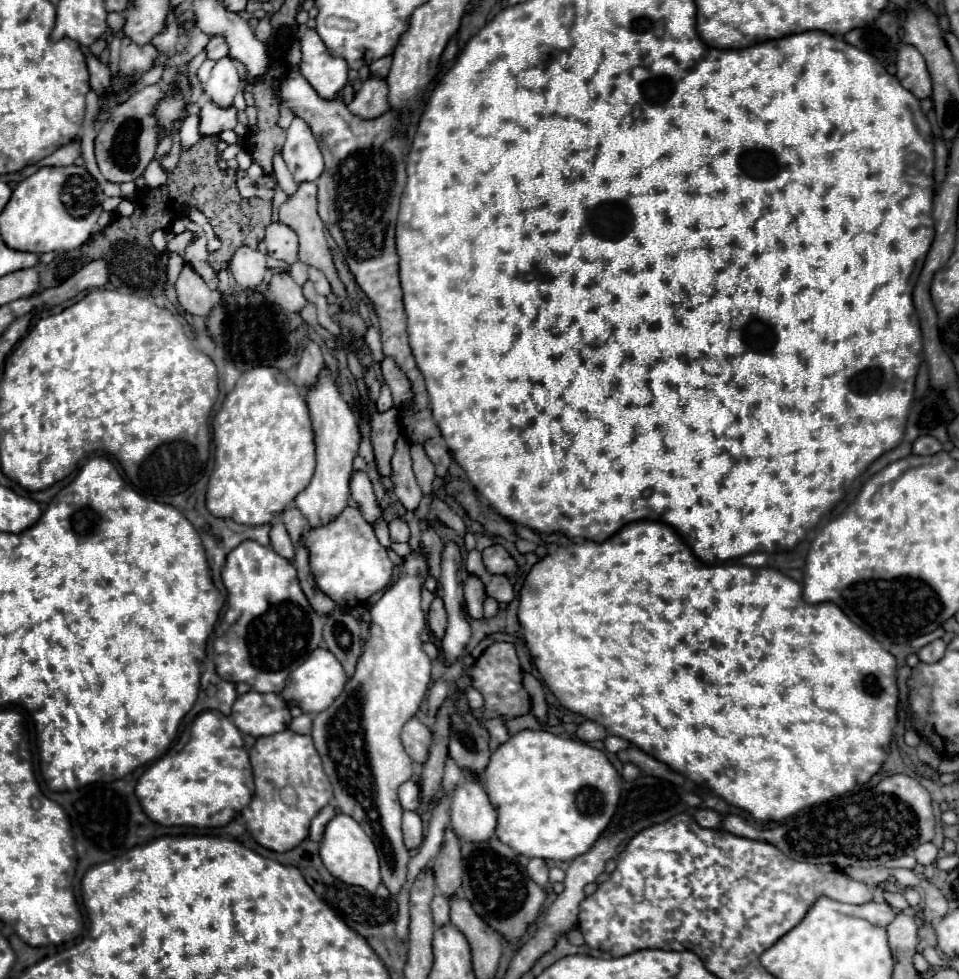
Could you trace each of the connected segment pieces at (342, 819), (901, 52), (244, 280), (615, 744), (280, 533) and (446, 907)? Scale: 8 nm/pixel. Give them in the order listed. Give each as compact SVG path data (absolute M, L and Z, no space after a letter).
M336 814L332 822L328 822L326 826L319 853L328 872L338 880L342 880L344 884L360 886L368 892L374 892L380 886L380 862L378 862L376 846L354 818L346 814Z
M900 46L898 48L898 72L896 78L900 84L910 90L918 100L932 96L932 82L928 78L926 62L914 46Z
M242 246L232 256L230 272L232 272L232 276L234 276L234 280L236 280L236 284L240 288L252 290L264 280L266 256L262 252L258 252L258 250Z
M606 736L604 746L606 746L608 752L620 752L620 750L624 750L624 746L630 746L630 744L624 738L618 738L618 736Z
M276 520L270 528L270 542L272 542L272 548L278 556L284 556L286 560L294 562L294 554L296 554L296 546L292 544L288 532L286 532L286 526L282 520Z
M436 894L432 900L432 914L434 914L434 926L446 926L450 924L450 900L442 894Z

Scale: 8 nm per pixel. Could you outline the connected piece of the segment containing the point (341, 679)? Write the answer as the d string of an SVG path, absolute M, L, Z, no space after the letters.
M316 648L308 660L304 664L300 664L290 676L288 676L288 686L282 690L282 696L286 702L296 704L298 708L302 708L304 714L318 714L322 710L326 710L344 690L346 684L346 674L340 666L340 662L336 662L336 656L326 650L326 648Z

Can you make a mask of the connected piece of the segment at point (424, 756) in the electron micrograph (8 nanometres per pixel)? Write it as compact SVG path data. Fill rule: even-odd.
M412 718L402 728L402 744L406 754L412 758L416 766L424 766L428 760L428 748L432 742L432 732L418 718Z

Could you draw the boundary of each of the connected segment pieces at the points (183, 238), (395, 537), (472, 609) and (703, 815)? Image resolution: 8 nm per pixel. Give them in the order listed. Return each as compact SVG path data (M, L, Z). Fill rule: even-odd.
M188 232L174 236L174 238L168 242L168 250L170 250L170 252L174 250L174 252L182 254L182 252L184 252L184 248L186 248L186 244L188 244L188 240L190 240L190 234L188 234Z
M400 518L392 520L388 524L388 528L390 528L390 540L392 542L408 542L410 530L408 530L408 524L404 520L400 520Z
M470 576L464 582L464 604L466 604L466 612L470 618L482 618L482 604L486 600L486 592L484 592L484 584L480 582L480 578Z
M696 810L694 812L694 820L702 826L702 828L718 828L722 822L722 816L716 814L714 810Z

